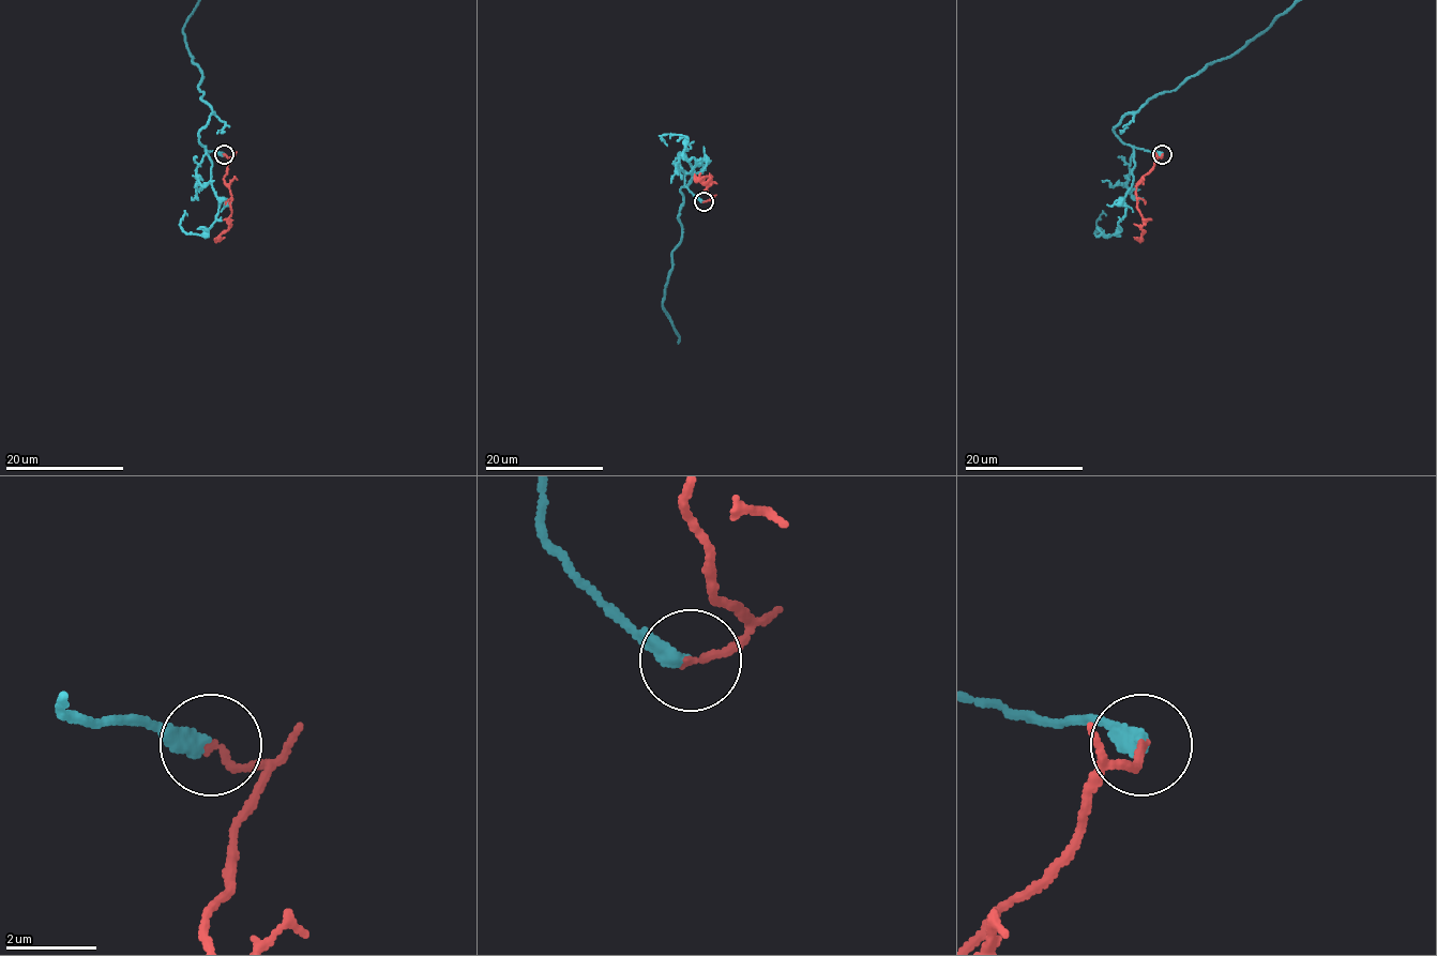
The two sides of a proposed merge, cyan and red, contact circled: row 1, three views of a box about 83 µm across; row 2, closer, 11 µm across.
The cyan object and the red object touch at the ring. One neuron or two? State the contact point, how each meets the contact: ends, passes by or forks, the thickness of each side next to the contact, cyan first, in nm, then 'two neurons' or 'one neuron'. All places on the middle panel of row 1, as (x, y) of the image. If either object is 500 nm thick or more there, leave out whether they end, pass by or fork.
(704, 201) | cyan ends | red ends | 400/190 nm | one neuron

